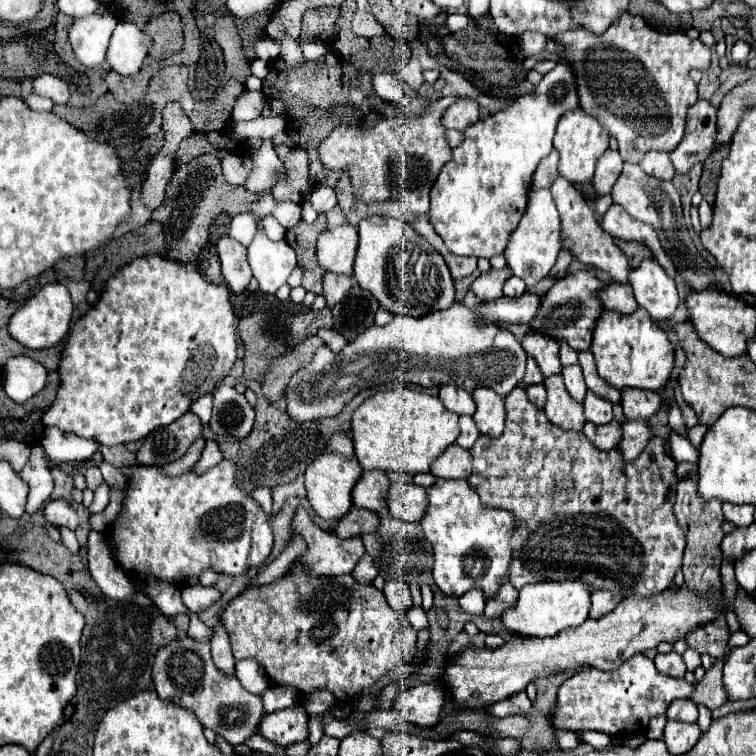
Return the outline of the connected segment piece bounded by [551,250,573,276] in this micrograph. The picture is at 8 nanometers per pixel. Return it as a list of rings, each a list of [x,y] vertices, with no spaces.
[[[559,252],[559,258],[557,258],[557,262],[555,262],[555,266],[553,266],[553,270],[551,270],[551,274],[553,276],[561,276],[561,274],[565,274],[567,272],[567,268],[569,268],[569,264],[571,264],[571,260],[573,260],[573,256],[569,256],[567,252]]]

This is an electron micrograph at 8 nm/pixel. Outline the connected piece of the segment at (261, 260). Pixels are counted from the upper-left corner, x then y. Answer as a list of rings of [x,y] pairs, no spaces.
[[[261,230],[255,232],[255,238],[247,248],[247,254],[253,276],[257,278],[259,288],[265,294],[275,294],[297,266],[295,250],[285,240],[269,240]]]

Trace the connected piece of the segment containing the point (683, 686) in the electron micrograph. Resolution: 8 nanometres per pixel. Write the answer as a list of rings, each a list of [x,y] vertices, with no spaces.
[[[635,654],[615,670],[605,672],[589,666],[565,680],[557,694],[559,710],[551,722],[557,730],[595,730],[607,736],[623,736],[645,730],[649,720],[663,714],[673,700],[689,698],[691,694],[693,684],[685,678],[665,676],[655,668],[651,658],[645,654]]]

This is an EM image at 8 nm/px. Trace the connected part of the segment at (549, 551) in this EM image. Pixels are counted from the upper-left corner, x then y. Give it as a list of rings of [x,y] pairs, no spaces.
[[[517,386],[511,394],[505,396],[505,410],[507,410],[507,420],[505,420],[505,432],[499,438],[489,438],[489,436],[479,436],[477,442],[473,444],[471,460],[473,460],[473,472],[467,478],[471,488],[481,496],[481,502],[487,506],[499,506],[503,510],[511,510],[517,516],[517,532],[513,538],[513,558],[509,564],[509,578],[511,584],[521,590],[525,584],[535,584],[535,582],[545,582],[545,580],[585,580],[589,592],[595,590],[613,590],[623,596],[655,596],[657,592],[667,590],[673,584],[675,574],[681,570],[681,560],[683,560],[683,550],[685,550],[685,532],[681,532],[677,518],[673,516],[673,504],[675,504],[675,490],[677,490],[677,462],[669,456],[667,452],[667,442],[665,438],[657,436],[653,438],[647,448],[641,452],[641,456],[635,462],[625,462],[621,460],[621,454],[615,450],[599,450],[595,448],[583,432],[561,432],[561,428],[553,428],[549,420],[545,418],[545,412],[533,406],[525,394],[525,388]]]

